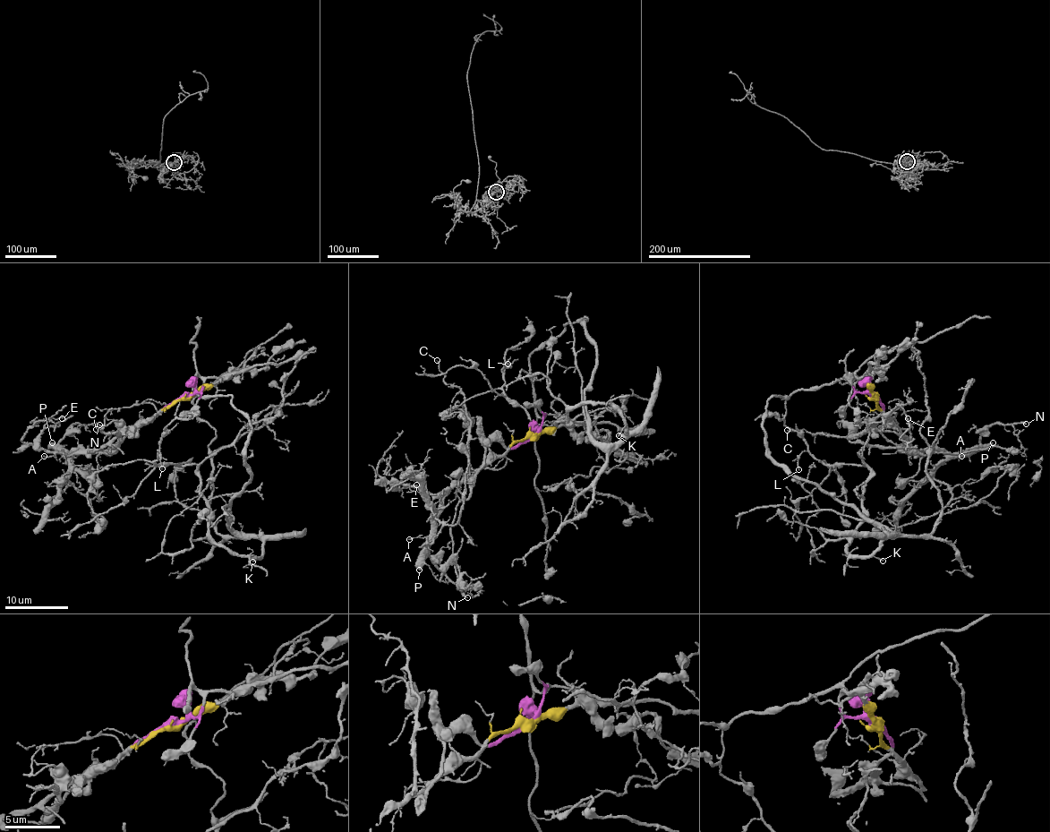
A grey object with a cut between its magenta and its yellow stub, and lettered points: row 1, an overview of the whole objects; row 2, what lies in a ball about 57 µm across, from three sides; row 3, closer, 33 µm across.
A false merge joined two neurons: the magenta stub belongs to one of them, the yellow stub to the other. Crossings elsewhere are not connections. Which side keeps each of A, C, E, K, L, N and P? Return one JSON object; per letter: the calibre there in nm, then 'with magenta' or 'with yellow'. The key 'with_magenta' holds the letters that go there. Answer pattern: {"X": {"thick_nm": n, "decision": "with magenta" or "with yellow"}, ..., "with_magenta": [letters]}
{"A": {"thick_nm": 120, "decision": "with yellow"}, "C": {"thick_nm": 110, "decision": "with yellow"}, "E": {"thick_nm": 120, "decision": "with yellow"}, "K": {"thick_nm": 140, "decision": "with magenta"}, "L": {"thick_nm": 120, "decision": "with magenta"}, "N": {"thick_nm": 240, "decision": "with yellow"}, "P": {"thick_nm": 550, "decision": "with yellow"}, "with_magenta": ["K", "L"]}

